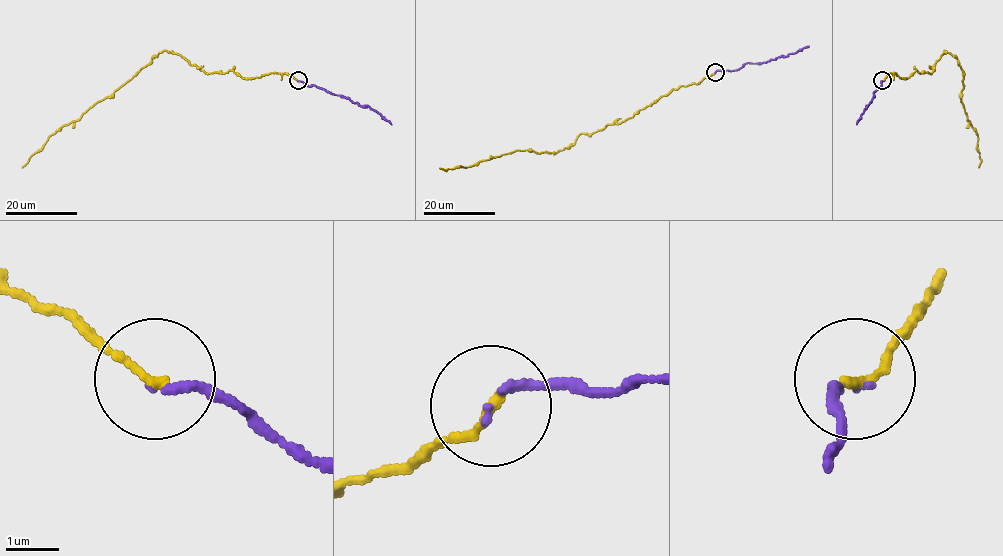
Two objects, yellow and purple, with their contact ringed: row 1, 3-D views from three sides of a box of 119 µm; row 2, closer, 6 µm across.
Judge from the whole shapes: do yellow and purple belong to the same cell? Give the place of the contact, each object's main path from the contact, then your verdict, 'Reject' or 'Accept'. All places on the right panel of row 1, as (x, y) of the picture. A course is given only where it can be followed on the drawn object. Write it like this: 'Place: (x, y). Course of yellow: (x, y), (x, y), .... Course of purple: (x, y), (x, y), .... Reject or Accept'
Place: (882, 80). Course of yellow: (882, 81), (893, 72), (931, 73), (944, 50), (954, 56), (963, 72), (960, 100), (977, 135), (978, 167). Course of purple: (882, 81), (856, 124). Accept

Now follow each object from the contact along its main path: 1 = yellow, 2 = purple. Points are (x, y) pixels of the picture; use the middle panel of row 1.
1: (715, 72), (671, 90), (620, 123), (581, 133), (556, 152), (516, 150), (468, 167), (439, 168)
2: (715, 72), (737, 70), (746, 63), (763, 63), (809, 46)

